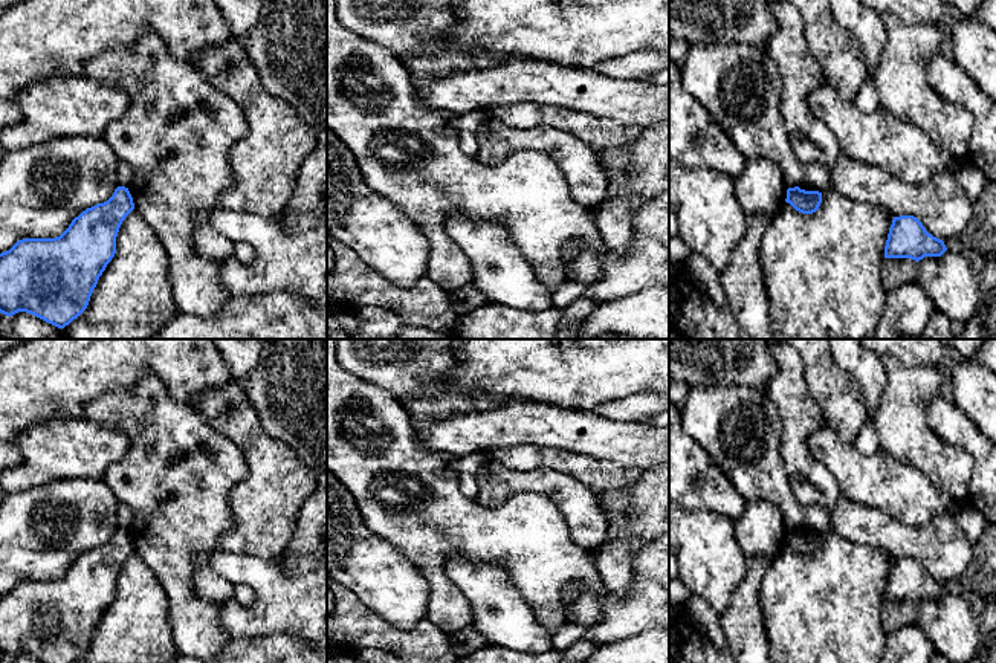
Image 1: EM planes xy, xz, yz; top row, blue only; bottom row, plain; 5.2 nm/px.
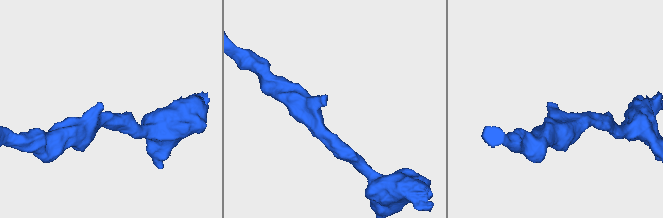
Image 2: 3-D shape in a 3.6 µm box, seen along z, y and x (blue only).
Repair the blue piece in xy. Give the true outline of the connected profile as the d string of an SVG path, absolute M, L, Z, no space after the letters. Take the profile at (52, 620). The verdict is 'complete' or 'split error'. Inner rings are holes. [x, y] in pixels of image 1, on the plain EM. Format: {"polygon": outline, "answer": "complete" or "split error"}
{"polygon": "M125 529L113 538L82 553L55 581L23 581L0 596L0 655L12 658L31 655L43 663L73 663L89 648L93 631L116 596L116 579L125 559L134 551Z", "answer": "complete"}

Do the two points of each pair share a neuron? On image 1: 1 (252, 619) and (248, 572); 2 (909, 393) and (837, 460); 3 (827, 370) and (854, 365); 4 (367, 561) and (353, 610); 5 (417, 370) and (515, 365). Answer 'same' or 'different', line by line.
1: same
2: different
3: different
4: different
5: different

